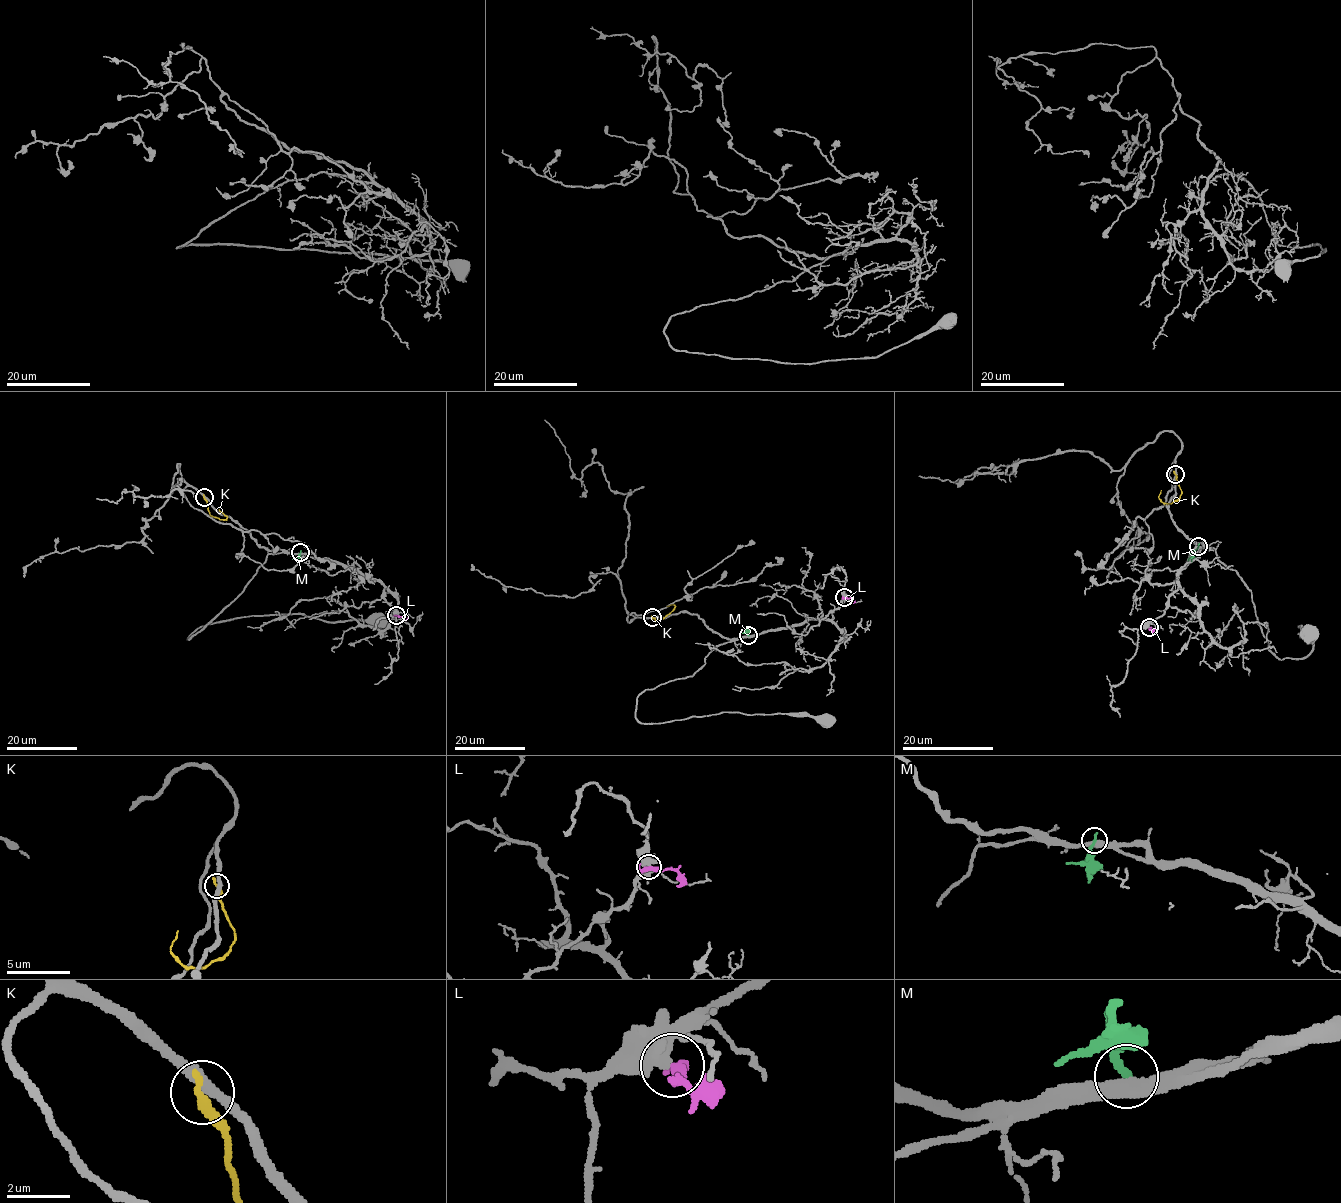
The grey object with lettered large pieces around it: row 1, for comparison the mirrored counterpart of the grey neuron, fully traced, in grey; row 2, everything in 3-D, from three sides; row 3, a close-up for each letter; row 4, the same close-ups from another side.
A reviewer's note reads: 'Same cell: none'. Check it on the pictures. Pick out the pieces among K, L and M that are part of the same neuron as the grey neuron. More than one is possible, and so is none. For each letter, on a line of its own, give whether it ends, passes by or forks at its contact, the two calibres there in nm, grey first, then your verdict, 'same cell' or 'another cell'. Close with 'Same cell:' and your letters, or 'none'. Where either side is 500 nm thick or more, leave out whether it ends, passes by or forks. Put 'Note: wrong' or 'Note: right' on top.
Note: right
K: it ends; calibres 320 and 360 nm; another cell
L: calibres 650 and 500 nm; another cell
M: it ends; calibres 440 and 240 nm; another cell
Same cell: none

